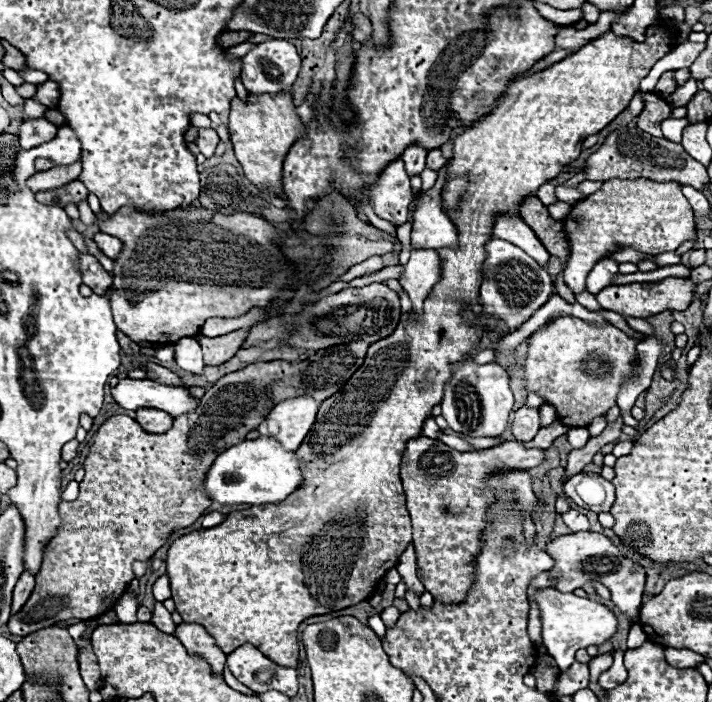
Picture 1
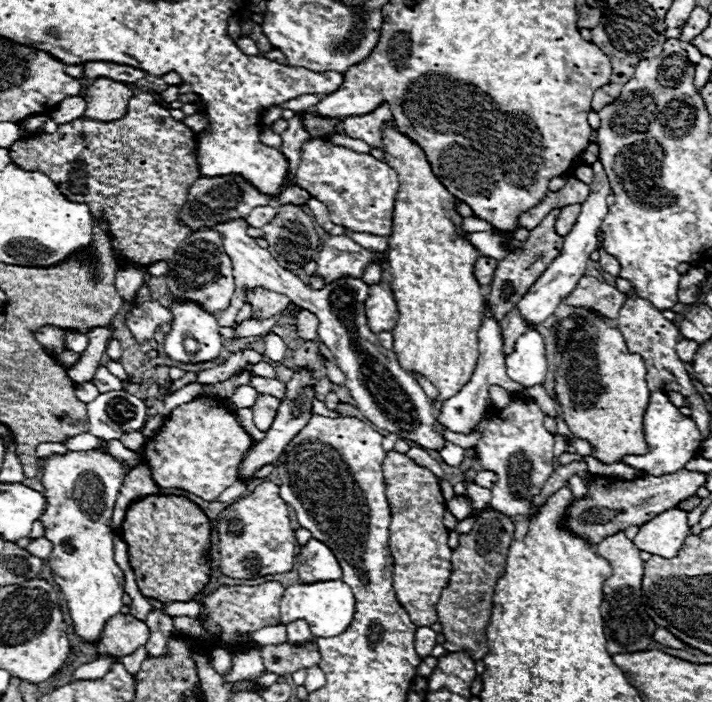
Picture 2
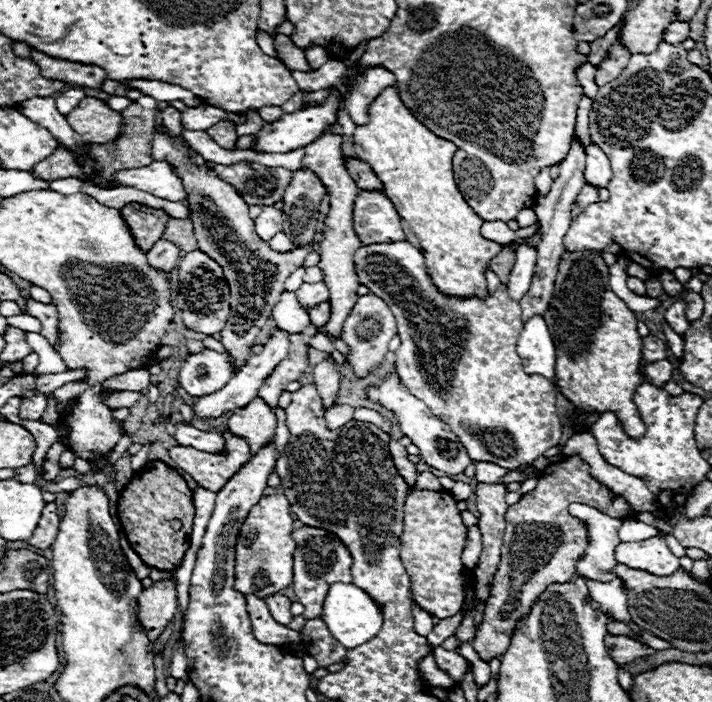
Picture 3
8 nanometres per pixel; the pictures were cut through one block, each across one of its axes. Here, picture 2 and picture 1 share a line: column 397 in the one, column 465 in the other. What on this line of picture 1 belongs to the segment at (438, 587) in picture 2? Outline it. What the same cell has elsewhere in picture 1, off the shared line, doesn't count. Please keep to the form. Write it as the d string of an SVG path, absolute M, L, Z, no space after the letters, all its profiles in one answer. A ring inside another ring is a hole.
M426 436L412 438L406 442L400 476L408 512L412 516L414 548L418 556L418 566L422 568L422 584L434 598L440 598L442 602L462 602L464 596L468 594L468 588L474 578L474 566L472 566L474 554L478 554L482 546L478 538L486 526L486 508L488 504L494 502L494 494L486 486L486 476L490 472L500 472L500 470L528 470L538 466L542 460L544 460L542 448L526 448L524 442L518 440L508 440L496 448L480 452L458 452L442 444L440 440L432 440Z

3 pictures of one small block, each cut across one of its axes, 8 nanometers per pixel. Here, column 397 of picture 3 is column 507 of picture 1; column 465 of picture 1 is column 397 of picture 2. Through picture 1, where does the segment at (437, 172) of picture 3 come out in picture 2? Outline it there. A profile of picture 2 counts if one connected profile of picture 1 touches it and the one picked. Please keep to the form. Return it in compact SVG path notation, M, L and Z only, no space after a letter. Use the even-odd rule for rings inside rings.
M392 126L382 128L382 150L384 162L392 166L398 174L400 188L396 194L394 204L394 228L390 234L390 252L388 252L388 272L392 276L392 292L398 304L398 322L392 328L394 336L394 352L398 362L410 374L426 376L436 388L438 398L434 408L440 410L442 402L454 396L470 378L476 368L478 360L478 328L482 324L482 310L484 310L484 294L480 284L474 278L474 262L478 260L480 252L464 238L462 216L454 210L456 198L442 186L442 182L432 174L430 164L426 160L424 150L414 144L410 138L394 130Z

